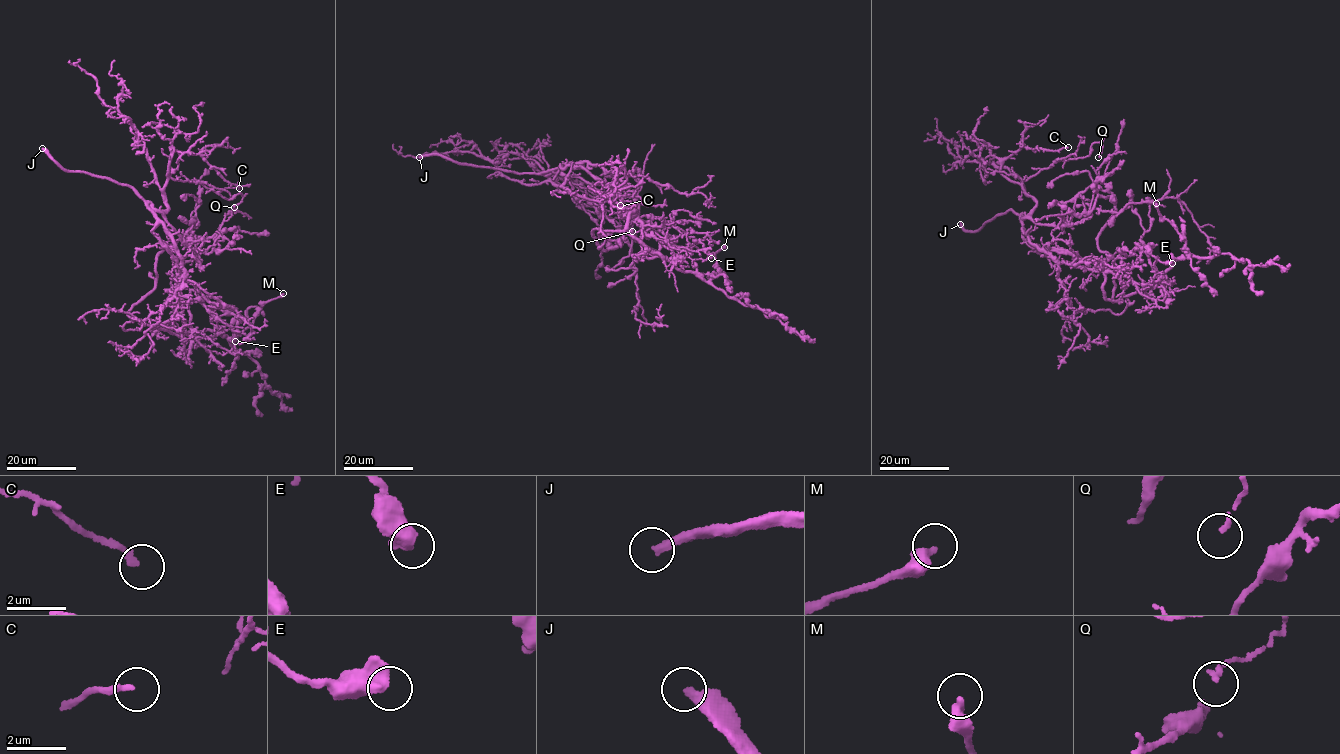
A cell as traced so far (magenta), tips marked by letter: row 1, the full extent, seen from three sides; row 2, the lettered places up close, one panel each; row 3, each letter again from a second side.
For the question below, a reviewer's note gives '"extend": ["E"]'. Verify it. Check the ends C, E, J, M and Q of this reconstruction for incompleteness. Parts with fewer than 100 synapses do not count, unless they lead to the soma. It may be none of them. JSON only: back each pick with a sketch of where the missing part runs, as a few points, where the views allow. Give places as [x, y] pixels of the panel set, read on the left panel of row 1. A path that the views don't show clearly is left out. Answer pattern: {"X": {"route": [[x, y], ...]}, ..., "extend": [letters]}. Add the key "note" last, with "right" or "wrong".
{"extend": ["J"], "note": "wrong"}

